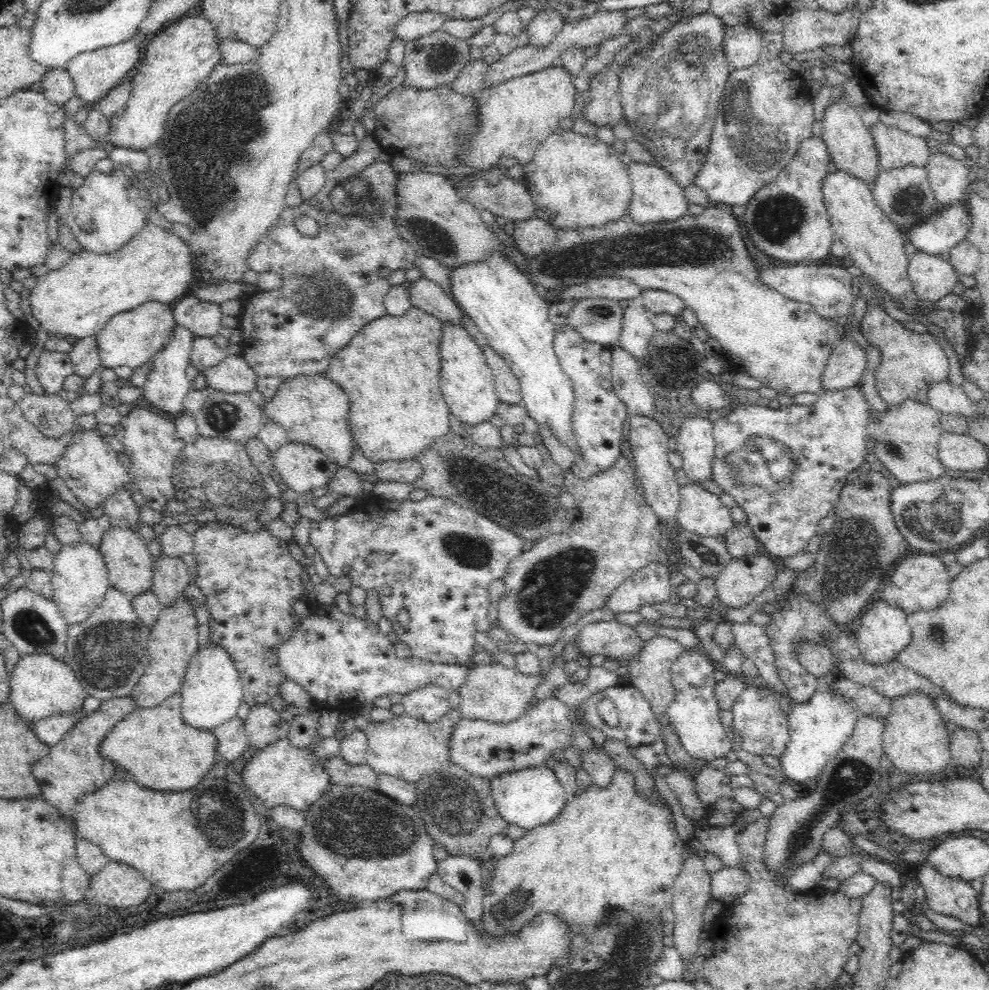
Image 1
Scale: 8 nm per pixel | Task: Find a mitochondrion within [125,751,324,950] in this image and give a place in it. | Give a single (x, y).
(219, 818)

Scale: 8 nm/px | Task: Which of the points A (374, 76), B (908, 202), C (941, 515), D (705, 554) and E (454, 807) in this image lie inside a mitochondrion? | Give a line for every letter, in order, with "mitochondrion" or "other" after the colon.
A: other
B: mitochondrion
C: mitochondrion
D: mitochondrion
E: mitochondrion

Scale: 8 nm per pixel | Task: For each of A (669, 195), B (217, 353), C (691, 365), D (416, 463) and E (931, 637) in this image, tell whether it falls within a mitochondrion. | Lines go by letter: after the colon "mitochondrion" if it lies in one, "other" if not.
A: other
B: other
C: other
D: other
E: mitochondrion

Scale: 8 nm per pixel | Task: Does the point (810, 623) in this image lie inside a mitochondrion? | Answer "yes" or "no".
yes

